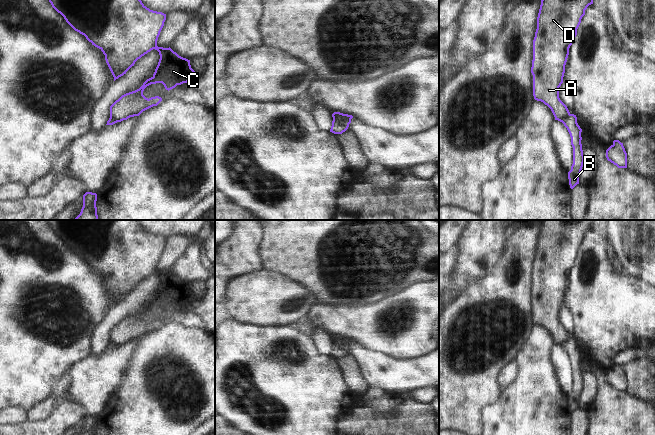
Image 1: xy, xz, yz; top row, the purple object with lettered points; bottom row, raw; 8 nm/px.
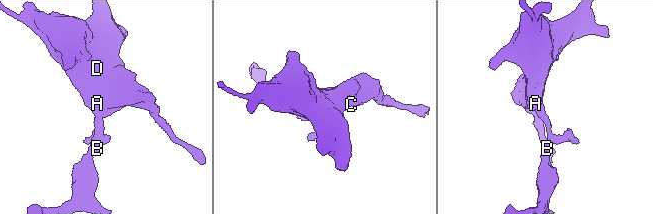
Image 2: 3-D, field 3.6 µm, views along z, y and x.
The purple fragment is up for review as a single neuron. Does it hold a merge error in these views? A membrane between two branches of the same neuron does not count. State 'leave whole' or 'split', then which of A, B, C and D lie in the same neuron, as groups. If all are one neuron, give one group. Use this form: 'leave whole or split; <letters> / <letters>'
split; A C D / B

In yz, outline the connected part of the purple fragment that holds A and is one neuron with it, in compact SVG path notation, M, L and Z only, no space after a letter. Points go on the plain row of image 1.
M543 220L537 241L537 253L533 264L533 320L547 329L555 344L562 346L569 340L567 330L559 322L559 311L563 307L565 289L577 253L585 234L593 228L594 220Z

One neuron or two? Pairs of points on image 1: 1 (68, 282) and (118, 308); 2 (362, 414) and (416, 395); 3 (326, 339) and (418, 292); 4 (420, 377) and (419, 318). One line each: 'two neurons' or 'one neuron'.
1: two neurons
2: two neurons
3: two neurons
4: two neurons

